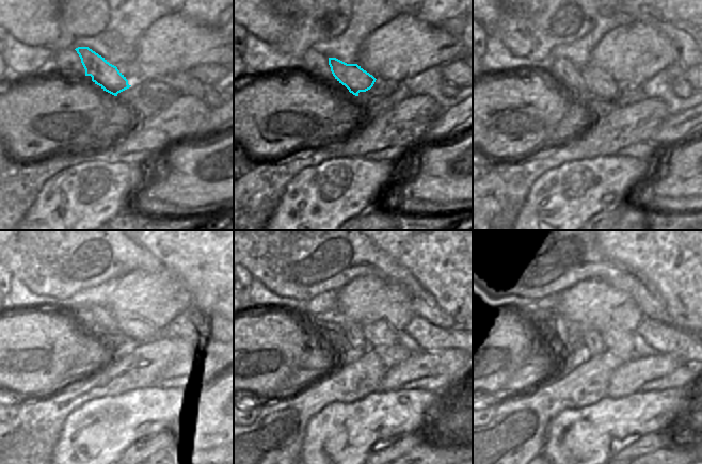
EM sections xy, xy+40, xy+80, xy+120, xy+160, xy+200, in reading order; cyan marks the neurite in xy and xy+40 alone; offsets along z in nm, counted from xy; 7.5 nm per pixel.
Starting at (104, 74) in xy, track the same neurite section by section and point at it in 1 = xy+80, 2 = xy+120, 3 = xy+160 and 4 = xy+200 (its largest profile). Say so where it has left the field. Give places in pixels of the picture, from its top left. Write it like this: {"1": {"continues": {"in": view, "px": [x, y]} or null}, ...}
{"1": {"continues": {"in": "xy+80", "px": [597, 81]}}, "2": {"continues": {"in": "xy+120", "px": [141, 331]}}, "3": {"continues": {"in": "xy+160", "px": [379, 333]}}, "4": {"continues": {"in": "xy+200", "px": [620, 342]}}}

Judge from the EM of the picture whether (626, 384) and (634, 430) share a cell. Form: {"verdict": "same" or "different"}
{"verdict": "different"}

